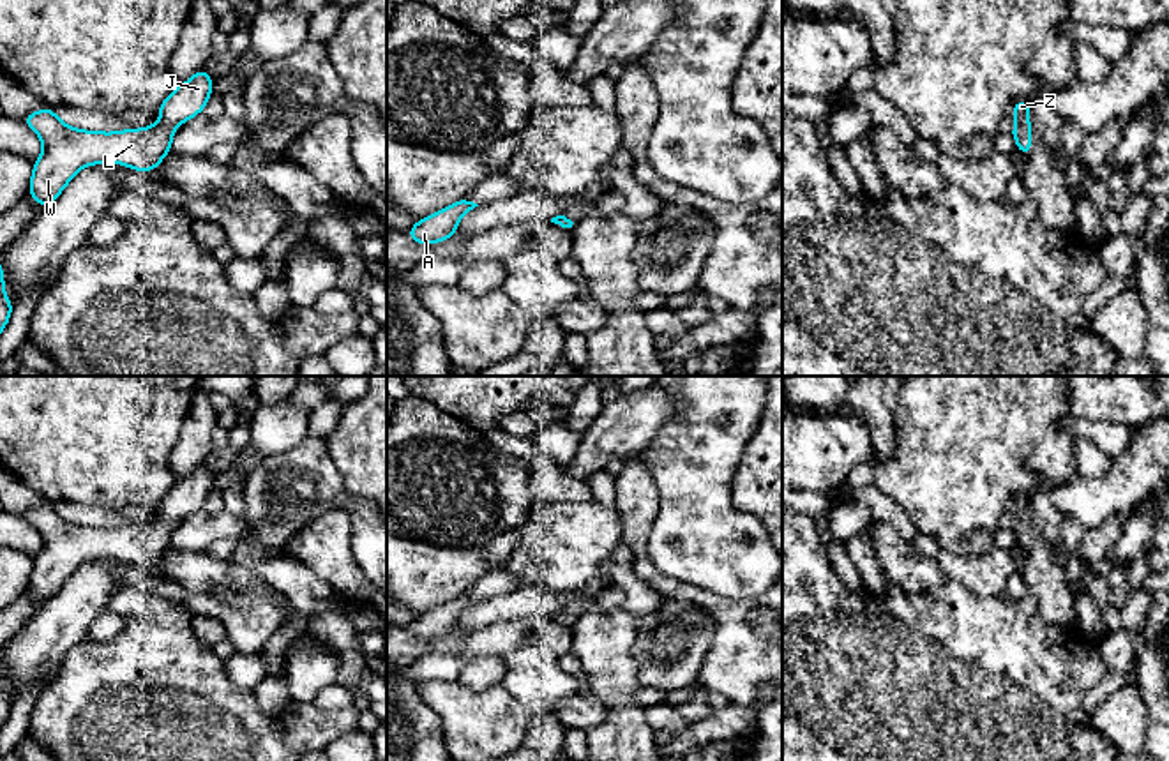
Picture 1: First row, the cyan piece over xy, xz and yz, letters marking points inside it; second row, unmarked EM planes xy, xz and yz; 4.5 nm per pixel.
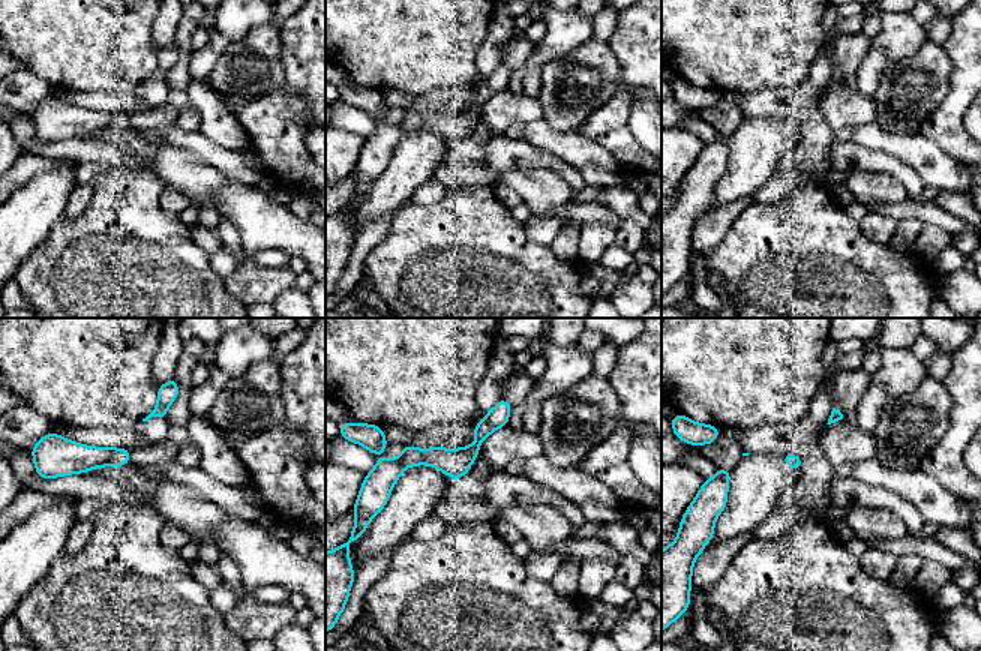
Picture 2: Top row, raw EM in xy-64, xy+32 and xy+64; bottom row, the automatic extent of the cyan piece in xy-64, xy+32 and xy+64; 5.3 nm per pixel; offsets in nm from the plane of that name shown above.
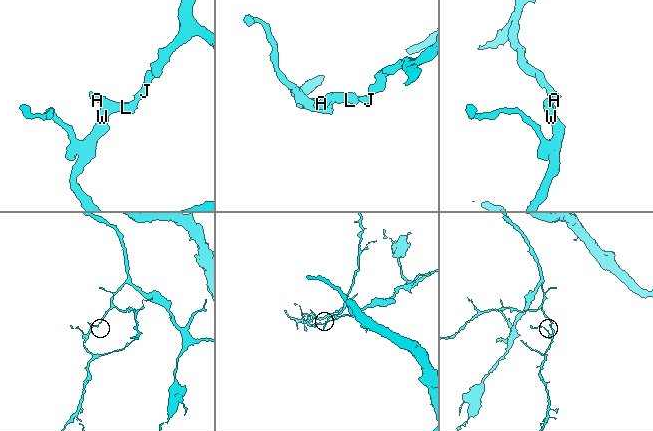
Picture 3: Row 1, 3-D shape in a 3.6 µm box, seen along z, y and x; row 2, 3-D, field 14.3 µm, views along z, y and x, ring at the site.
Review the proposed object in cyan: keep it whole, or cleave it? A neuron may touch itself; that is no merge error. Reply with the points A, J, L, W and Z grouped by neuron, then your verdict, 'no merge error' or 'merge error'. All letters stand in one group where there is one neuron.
groups A J L W Z; no merge error

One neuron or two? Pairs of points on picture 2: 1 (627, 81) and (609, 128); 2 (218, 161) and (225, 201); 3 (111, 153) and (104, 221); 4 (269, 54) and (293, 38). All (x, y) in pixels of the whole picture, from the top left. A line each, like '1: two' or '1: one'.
1: one
2: two
3: two
4: two

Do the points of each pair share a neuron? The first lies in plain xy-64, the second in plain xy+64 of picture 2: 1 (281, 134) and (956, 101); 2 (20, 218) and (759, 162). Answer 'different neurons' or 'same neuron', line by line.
1: same neuron
2: same neuron

